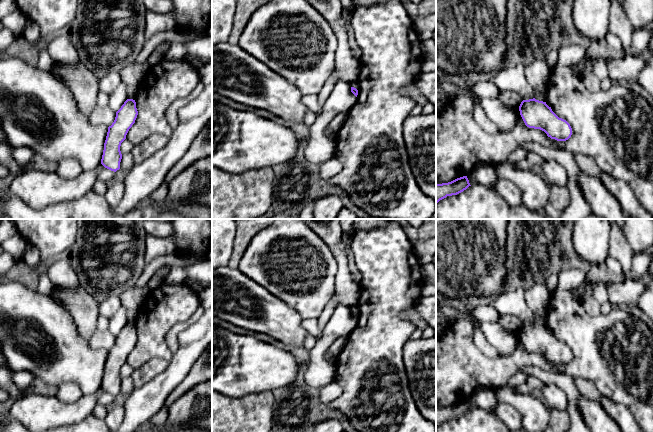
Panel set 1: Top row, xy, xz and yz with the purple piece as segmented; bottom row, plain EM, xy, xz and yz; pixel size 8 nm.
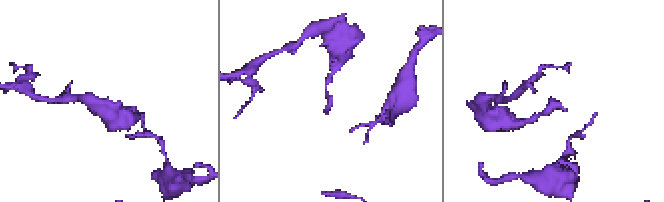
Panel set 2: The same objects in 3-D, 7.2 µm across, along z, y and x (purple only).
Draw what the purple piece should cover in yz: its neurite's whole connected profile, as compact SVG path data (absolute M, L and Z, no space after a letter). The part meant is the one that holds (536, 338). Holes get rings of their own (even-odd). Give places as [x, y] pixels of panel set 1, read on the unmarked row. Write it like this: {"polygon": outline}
{"polygon": "M535 322L523 324L519 330L519 335L527 351L540 353L551 363L566 365L572 359L570 348L559 342L546 326Z"}

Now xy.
{"polygon": "M127 323L121 332L116 336L116 341L111 350L108 351L101 388L116 396L120 393L122 378L120 375L121 367L126 363L126 359L135 347L138 335L136 326Z"}

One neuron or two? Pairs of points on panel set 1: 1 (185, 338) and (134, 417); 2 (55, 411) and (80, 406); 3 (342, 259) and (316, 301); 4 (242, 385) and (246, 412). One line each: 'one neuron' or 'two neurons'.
1: one neuron
2: one neuron
3: two neurons
4: two neurons

